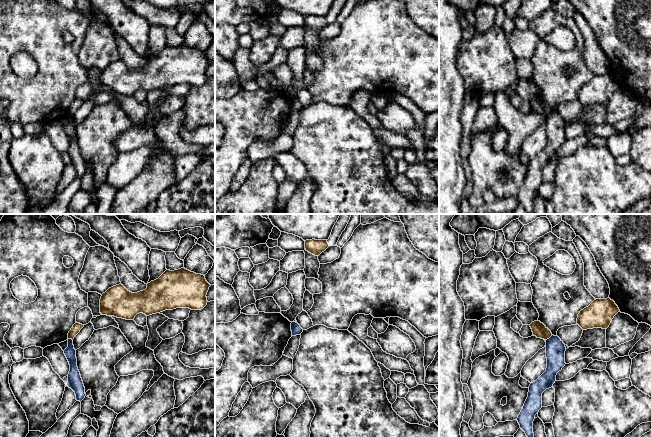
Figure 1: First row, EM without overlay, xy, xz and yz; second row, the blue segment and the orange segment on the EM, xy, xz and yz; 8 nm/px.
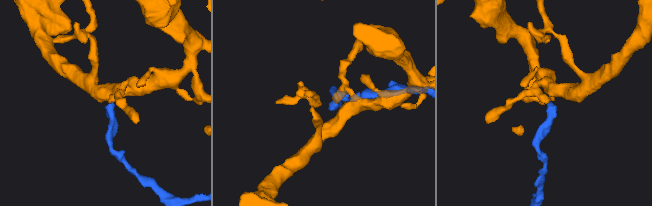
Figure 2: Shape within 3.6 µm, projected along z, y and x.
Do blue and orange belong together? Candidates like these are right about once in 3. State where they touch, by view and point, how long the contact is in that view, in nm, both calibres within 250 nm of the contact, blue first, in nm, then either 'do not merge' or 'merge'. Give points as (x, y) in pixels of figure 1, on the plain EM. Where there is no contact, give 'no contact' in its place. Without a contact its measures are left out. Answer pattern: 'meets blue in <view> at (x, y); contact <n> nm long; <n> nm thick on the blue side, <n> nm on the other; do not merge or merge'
meets blue in yz at (550, 113); contact 70 nm long; 160 nm thick on the blue side, 120 nm on the other; do not merge

